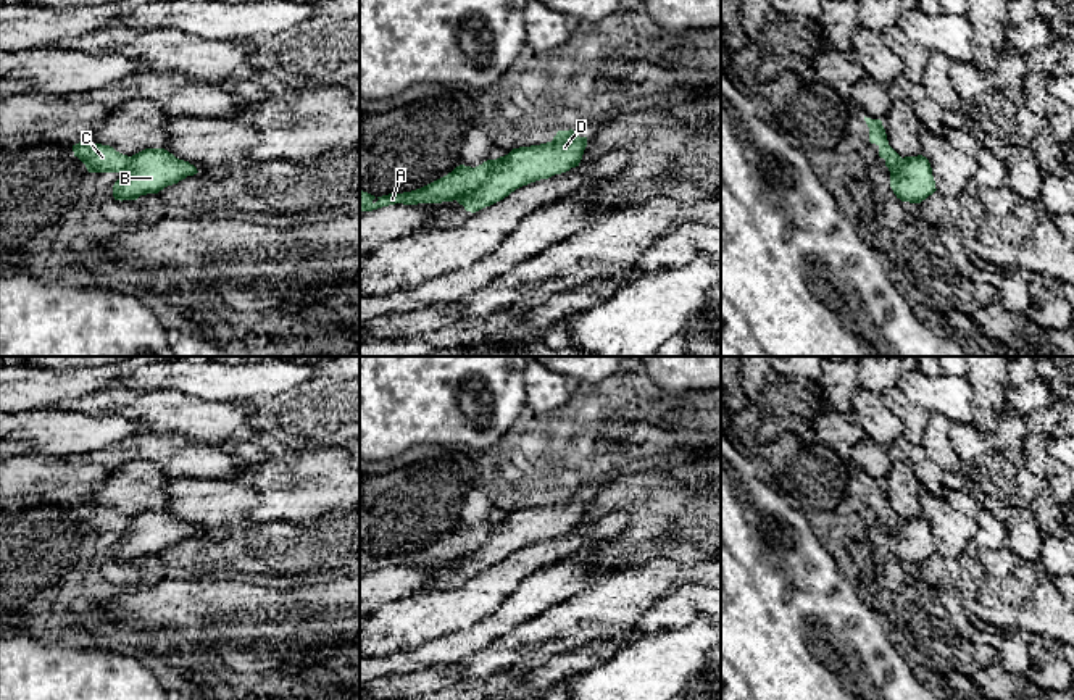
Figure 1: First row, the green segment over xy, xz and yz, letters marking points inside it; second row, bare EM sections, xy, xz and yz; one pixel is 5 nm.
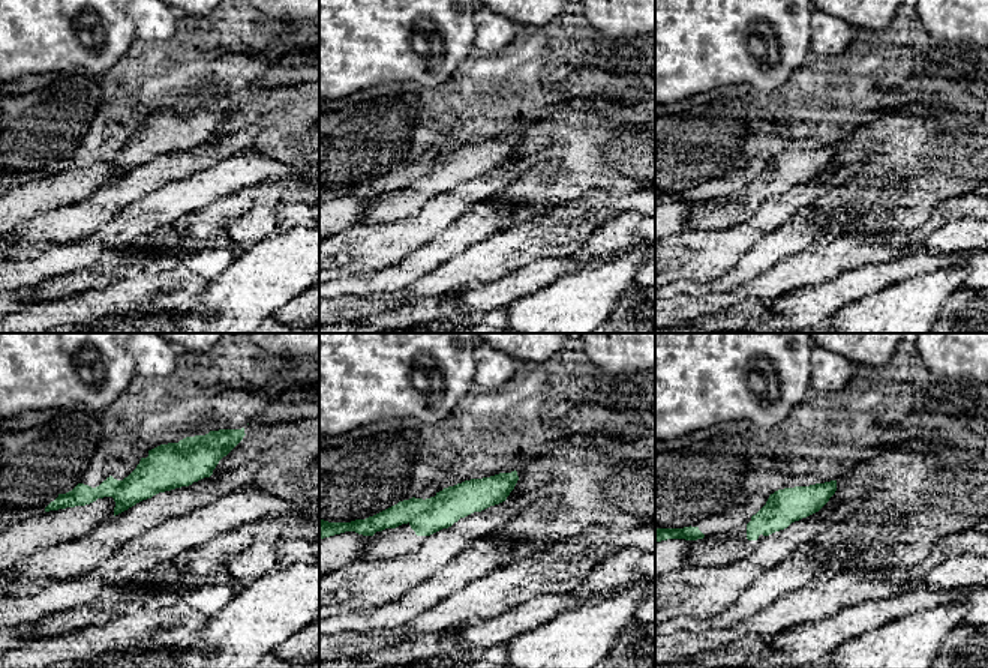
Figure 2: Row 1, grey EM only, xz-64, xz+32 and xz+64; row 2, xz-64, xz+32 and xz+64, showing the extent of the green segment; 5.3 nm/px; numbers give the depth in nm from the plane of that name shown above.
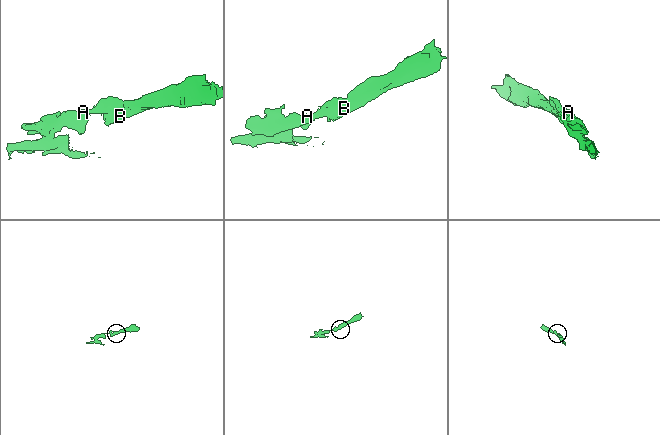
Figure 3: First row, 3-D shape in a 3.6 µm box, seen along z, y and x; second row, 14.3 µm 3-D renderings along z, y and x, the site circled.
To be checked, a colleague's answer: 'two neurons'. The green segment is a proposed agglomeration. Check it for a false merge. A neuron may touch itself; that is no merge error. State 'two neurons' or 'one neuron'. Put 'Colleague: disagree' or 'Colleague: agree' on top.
Colleague: agree
two neurons

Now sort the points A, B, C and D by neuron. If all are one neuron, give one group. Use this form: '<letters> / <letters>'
A C / B D

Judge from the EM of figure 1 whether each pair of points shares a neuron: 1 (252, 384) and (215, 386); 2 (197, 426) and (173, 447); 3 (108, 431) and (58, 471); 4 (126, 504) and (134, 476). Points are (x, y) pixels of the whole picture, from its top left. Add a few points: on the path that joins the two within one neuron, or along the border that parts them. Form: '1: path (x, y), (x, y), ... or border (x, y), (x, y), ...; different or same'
1: path (242, 384), (224, 384); same
2: border (149, 431), (183, 433), (213, 442); different
3: border (31, 452), (68, 457); different
4: path (128, 497), (134, 483); same

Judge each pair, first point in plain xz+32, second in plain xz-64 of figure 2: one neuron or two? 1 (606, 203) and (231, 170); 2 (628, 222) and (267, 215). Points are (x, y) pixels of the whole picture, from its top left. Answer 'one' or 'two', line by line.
1: two
2: one

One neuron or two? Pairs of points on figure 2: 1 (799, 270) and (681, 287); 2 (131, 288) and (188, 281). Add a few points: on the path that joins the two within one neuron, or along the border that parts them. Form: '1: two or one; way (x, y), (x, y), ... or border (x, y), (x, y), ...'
1: two; border (691, 293), (676, 293), (670, 297)
2: one; way (144, 288), (174, 285)

